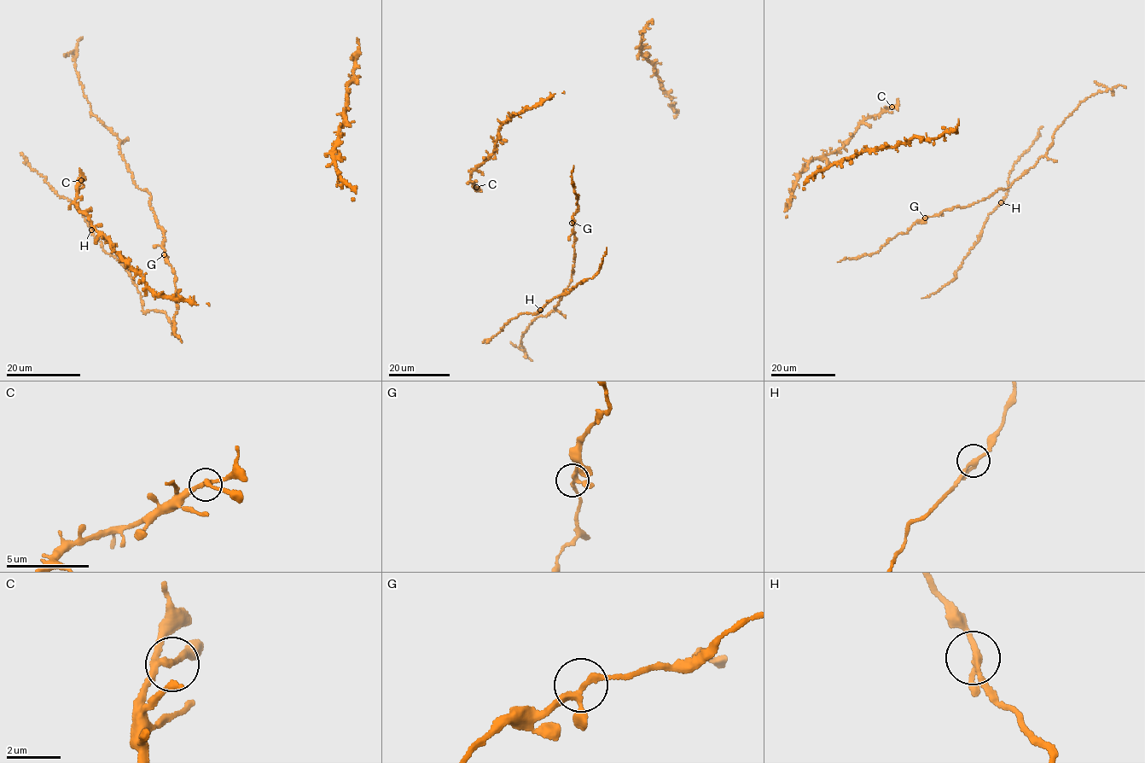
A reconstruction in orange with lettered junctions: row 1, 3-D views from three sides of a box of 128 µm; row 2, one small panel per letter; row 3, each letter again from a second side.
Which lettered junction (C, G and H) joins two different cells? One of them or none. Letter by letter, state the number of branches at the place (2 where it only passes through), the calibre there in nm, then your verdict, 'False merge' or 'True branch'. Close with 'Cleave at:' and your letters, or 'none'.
C: Branches: 3. Thickness 220 nm. True branch
G: Branches: 3. Thickness 200 nm. True branch
H: Branches: 2. Thickness 240 nm. True branch
Cleave at: none

